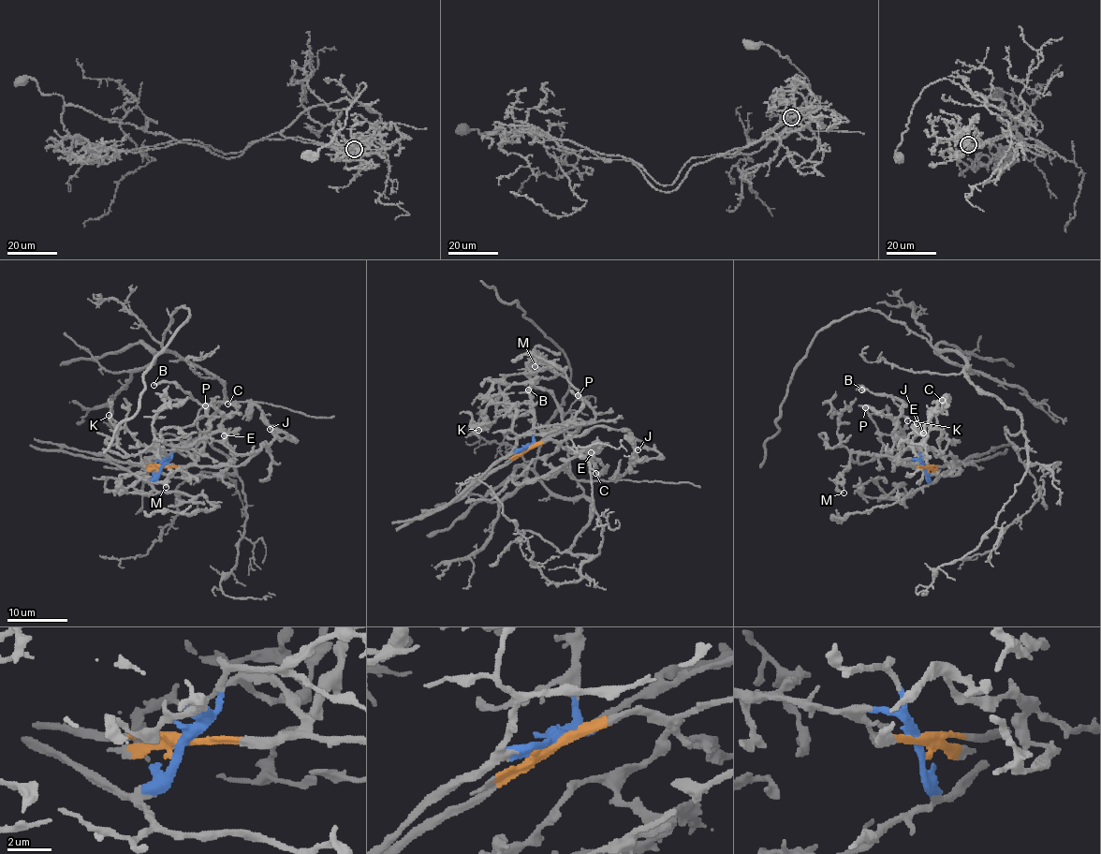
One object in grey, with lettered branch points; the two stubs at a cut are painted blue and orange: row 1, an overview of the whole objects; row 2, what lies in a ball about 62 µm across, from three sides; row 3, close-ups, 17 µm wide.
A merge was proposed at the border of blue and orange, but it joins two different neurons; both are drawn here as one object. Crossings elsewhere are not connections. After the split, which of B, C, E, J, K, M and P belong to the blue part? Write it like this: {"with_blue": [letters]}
{"with_blue": ["B", "K", "M", "P"]}

